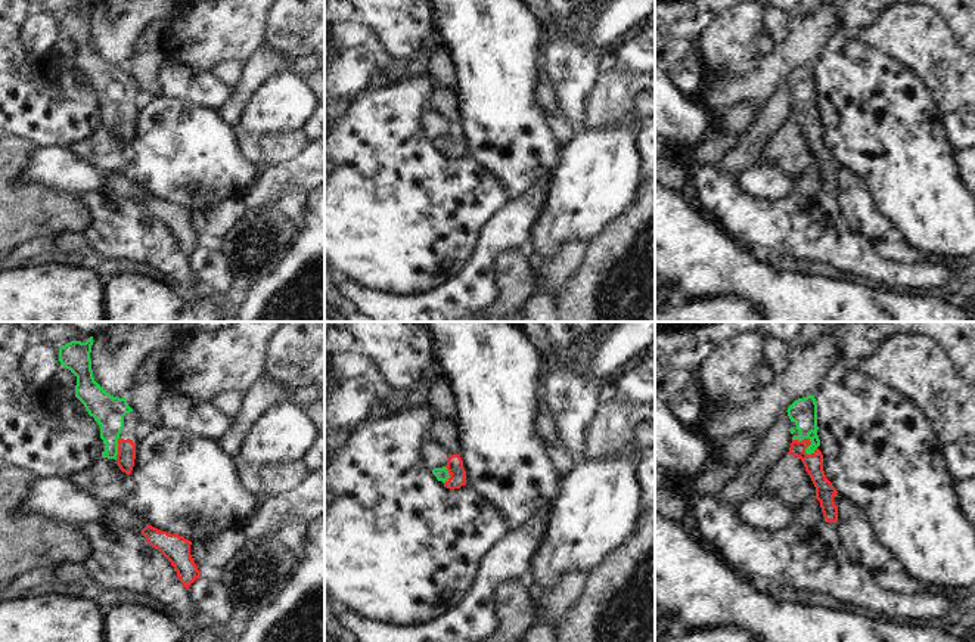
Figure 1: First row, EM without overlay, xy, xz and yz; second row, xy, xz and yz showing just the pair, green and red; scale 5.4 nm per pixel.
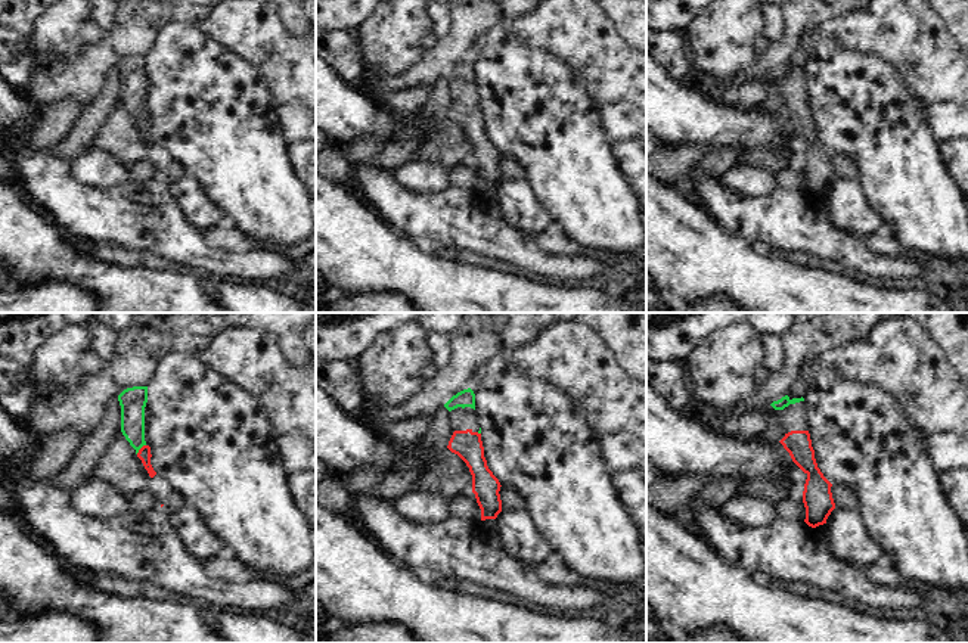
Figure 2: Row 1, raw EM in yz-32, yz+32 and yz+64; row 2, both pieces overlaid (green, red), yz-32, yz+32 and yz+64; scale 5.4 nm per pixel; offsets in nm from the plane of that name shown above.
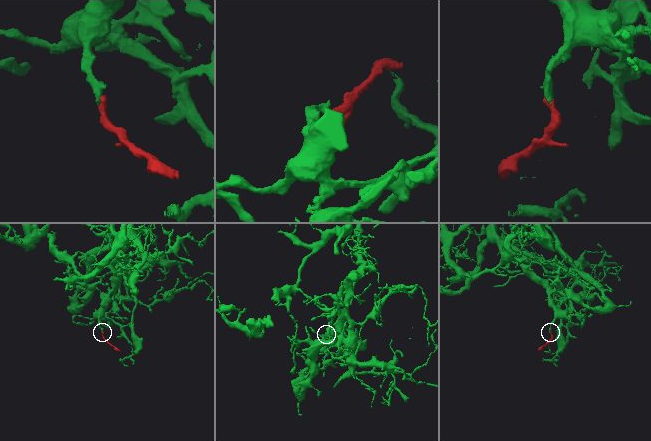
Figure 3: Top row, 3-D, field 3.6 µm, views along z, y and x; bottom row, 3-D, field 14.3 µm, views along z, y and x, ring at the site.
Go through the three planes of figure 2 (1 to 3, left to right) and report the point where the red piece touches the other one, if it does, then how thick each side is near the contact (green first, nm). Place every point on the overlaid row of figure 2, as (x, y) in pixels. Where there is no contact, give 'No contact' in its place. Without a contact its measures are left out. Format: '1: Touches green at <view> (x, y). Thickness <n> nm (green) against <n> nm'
1: Touches green at yz-32 (140, 447). Thickness 140 nm (green) against 70 nm
2: No contact
3: No contact

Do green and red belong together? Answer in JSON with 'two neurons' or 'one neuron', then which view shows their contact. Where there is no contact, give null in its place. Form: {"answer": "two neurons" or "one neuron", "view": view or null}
{"answer": "one neuron", "view": "yz"}

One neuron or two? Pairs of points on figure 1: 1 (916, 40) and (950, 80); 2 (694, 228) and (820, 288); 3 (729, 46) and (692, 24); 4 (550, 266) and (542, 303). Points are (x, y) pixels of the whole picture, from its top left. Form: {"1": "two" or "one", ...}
{"1": "one", "2": "one", "3": "two", "4": "one"}

